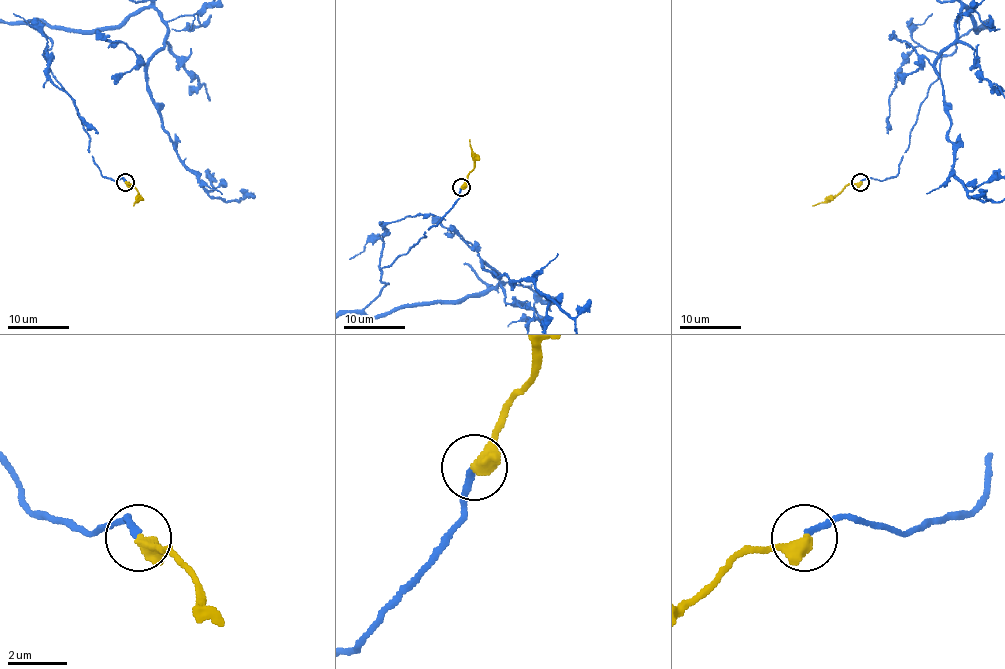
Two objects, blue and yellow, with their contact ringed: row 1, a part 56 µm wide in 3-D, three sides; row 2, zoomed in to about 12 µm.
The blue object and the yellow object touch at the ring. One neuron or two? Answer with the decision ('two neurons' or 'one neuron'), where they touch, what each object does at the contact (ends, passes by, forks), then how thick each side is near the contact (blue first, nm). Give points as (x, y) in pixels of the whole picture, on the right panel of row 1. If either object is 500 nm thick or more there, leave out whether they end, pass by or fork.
one neuron; place (860, 182); calibres 220 and 500 nm

